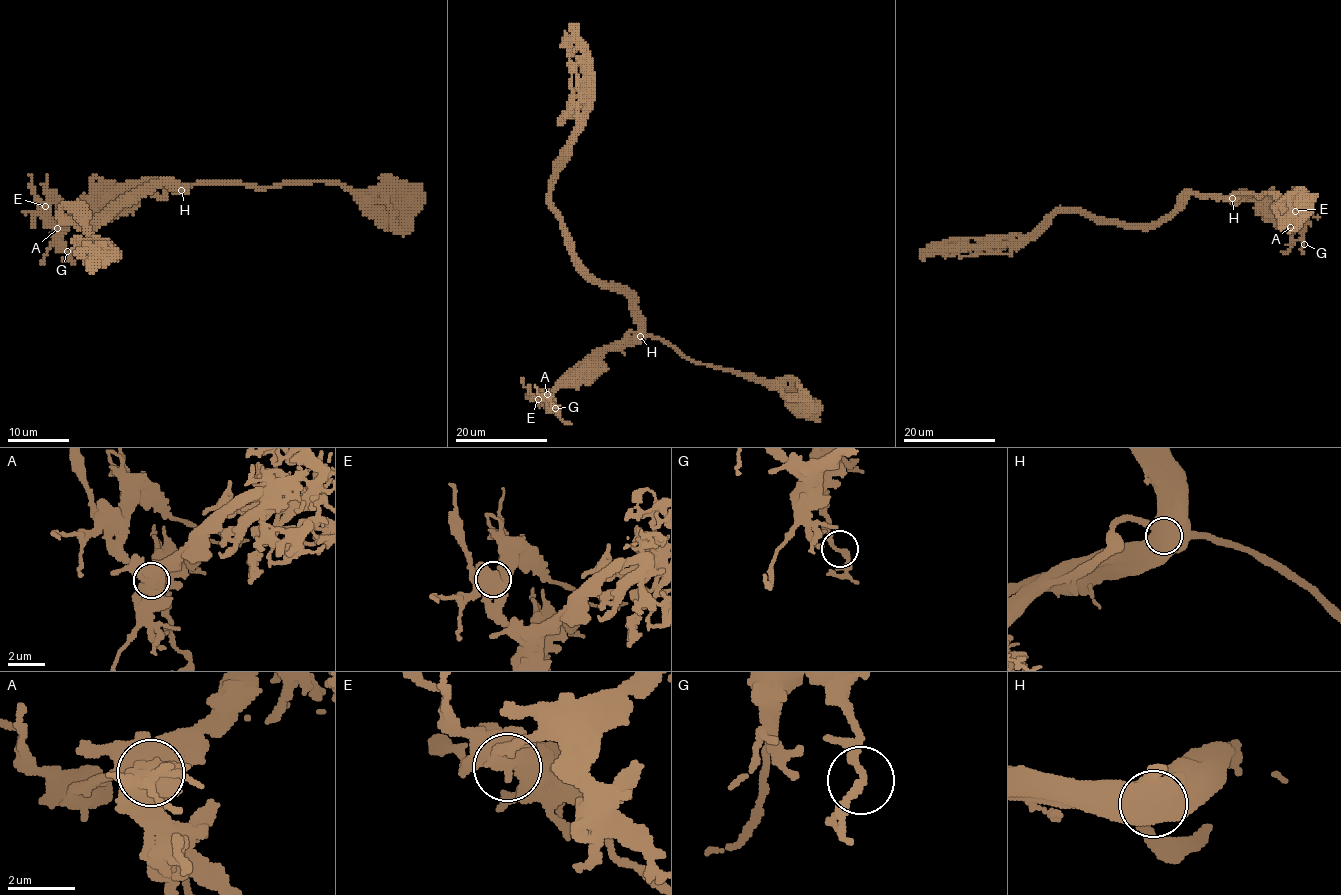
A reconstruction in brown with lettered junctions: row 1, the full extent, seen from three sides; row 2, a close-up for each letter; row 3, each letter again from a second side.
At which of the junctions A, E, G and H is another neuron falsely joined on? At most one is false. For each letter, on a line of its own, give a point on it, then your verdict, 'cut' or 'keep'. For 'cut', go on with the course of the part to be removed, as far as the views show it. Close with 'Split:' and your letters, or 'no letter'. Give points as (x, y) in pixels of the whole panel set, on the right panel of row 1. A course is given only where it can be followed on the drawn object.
A: place (1290, 227); keep
E: place (1295, 211); keep
G: place (1304, 244); keep
H: place (1232, 198); cut; course (1232, 198), (1187, 192), (1167, 216), (1153, 224), (1058, 209), (1027, 238), (949, 246), (924, 253), (925, 260)
Split: H

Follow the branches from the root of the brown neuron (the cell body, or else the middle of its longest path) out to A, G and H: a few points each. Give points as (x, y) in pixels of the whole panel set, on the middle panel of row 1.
A: (808, 409), (794, 394), (695, 363), (649, 336), (595, 350), (547, 394)
G: (808, 409), (794, 394), (695, 363), (649, 336), (616, 342), (567, 375), (550, 394), (549, 405), (555, 408)
H: (808, 409), (808, 413), (804, 404), (794, 394), (784, 394), (728, 370), (695, 363), (661, 339), (640, 336)

